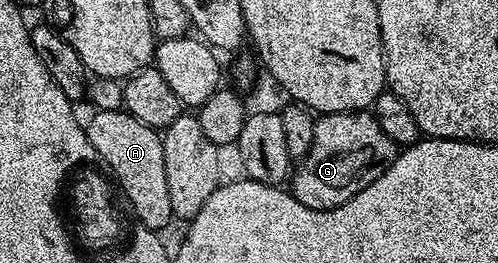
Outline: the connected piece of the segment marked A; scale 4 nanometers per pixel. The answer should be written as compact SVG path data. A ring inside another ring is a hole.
M124 109L113 112L95 110L92 115L92 118L85 122L87 139L89 144L93 144L93 148L97 148L101 160L111 171L130 213L151 230L163 232L163 229L173 222L173 215L169 204L169 183L165 180L165 152L160 131L141 124L141 120L137 120Z

